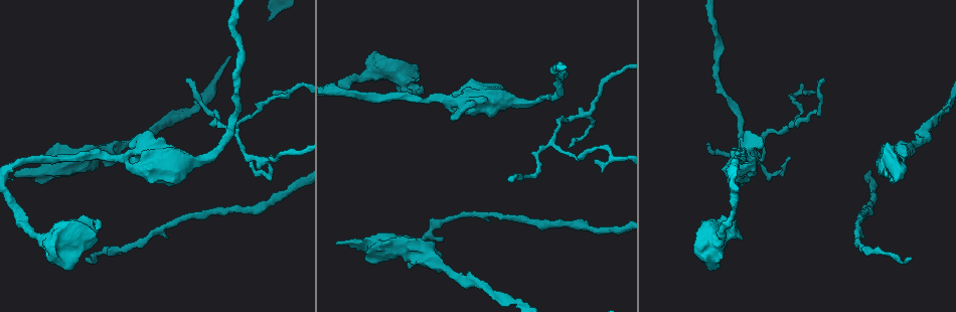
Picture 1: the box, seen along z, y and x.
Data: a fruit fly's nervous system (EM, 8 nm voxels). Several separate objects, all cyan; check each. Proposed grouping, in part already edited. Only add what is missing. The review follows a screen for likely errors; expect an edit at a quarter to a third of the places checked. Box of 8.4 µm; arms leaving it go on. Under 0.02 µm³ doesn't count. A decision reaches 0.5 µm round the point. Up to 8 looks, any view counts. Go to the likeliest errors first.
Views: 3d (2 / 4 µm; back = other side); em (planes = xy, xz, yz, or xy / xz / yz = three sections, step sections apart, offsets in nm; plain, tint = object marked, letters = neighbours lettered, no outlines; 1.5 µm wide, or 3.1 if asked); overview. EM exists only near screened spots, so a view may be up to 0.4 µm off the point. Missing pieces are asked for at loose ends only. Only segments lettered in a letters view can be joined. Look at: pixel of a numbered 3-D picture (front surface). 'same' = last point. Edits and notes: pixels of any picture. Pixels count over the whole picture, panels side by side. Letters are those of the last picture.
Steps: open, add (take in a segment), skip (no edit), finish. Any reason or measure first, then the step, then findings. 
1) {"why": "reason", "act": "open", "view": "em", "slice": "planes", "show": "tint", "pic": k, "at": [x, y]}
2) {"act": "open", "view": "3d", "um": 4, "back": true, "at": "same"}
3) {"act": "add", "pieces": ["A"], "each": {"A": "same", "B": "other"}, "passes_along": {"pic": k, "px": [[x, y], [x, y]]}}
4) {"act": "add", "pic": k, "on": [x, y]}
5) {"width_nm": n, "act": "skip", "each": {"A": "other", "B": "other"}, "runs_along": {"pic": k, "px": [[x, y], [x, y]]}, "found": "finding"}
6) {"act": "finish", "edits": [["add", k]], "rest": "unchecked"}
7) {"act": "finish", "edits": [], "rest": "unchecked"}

{"why": "free end", "act": "open", "view": "3d", "um": 2, "back": true, "pic": 1, "at": [441, 256]}

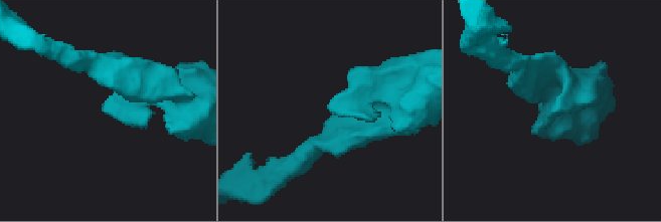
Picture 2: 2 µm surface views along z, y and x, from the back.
{"why": "now the EM", "act": "open", "view": "em", "slice": "yz", "step": 4, "show": "tint", "pic": 2, "at": [557, 112]}

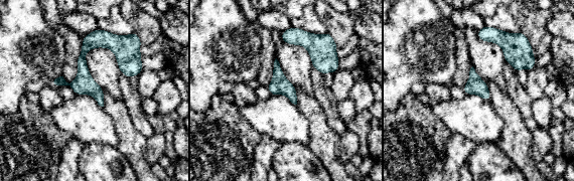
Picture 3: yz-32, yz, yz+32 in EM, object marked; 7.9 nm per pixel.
{"act": "open", "view": "em", "slice": "planes", "show": "letters", "at": "same"}

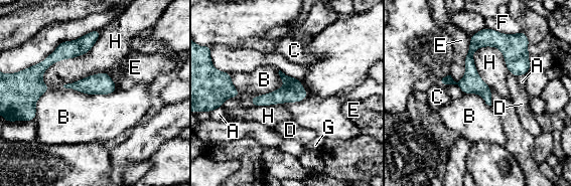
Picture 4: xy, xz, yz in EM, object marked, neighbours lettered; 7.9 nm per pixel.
{"longest_contact_nm": ["H", 650], "act": "skip", "each": {"A": "other", "B": "other", "C": "other", "D": "other", "E": "other", "F": "other", "G": "other", "H": "other"}, "border": {"pic": 4, "px": [[62, 86], [86, 94], [118, 88]]}, "found": "none of them fits"}

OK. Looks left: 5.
{"act": "open", "view": "em", "slice": "planes", "show": "letters", "pic": 1, "at": [409, 268]}

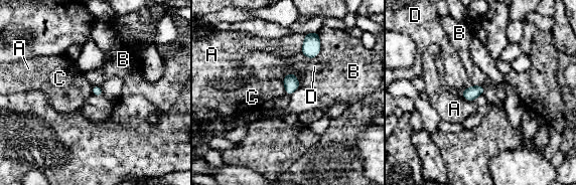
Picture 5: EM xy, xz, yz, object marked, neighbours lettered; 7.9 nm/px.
{"longest_contact_nm": ["B", 240], "act": "skip", "each": {"A": "other", "B": "other", "C": "other", "D": "other"}, "found": "no lettered segment goes on from it"}

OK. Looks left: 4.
{"why": "thin end", "act": "open", "view": "3d", "um": 2, "back": true, "pic": 1, "at": [185, 81]}

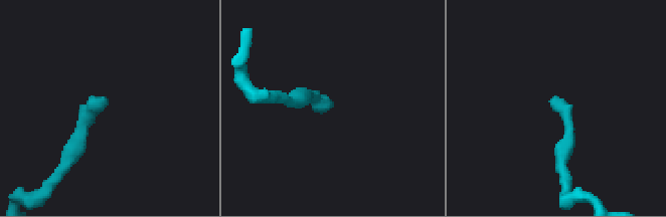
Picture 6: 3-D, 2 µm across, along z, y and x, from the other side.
{"why": "shape alone is not enough", "act": "open", "view": "em", "slice": "yz", "step": 8, "show": "letters", "pic": 6, "at": [331, 104]}

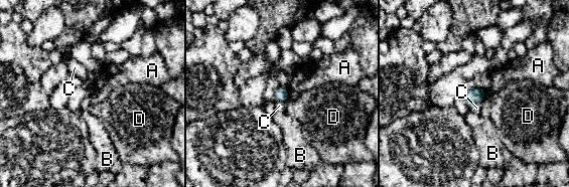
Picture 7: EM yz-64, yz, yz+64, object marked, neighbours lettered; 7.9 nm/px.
{"why": "another direction", "act": "open", "view": "em", "slice": "xz", "step": 8, "show": "letters", "at": "same"}

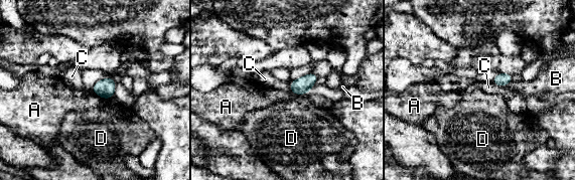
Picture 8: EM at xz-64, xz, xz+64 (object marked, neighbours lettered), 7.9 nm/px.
{"longest_contact_nm": ["D", 140], "act": "skip", "each": {"A": "other", "B": "other", "C": "other", "D": "other"}, "found": "no lettered segment goes on from it"}

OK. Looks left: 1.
{"act": "finish", "edits": [], "rest": "unchecked"}

